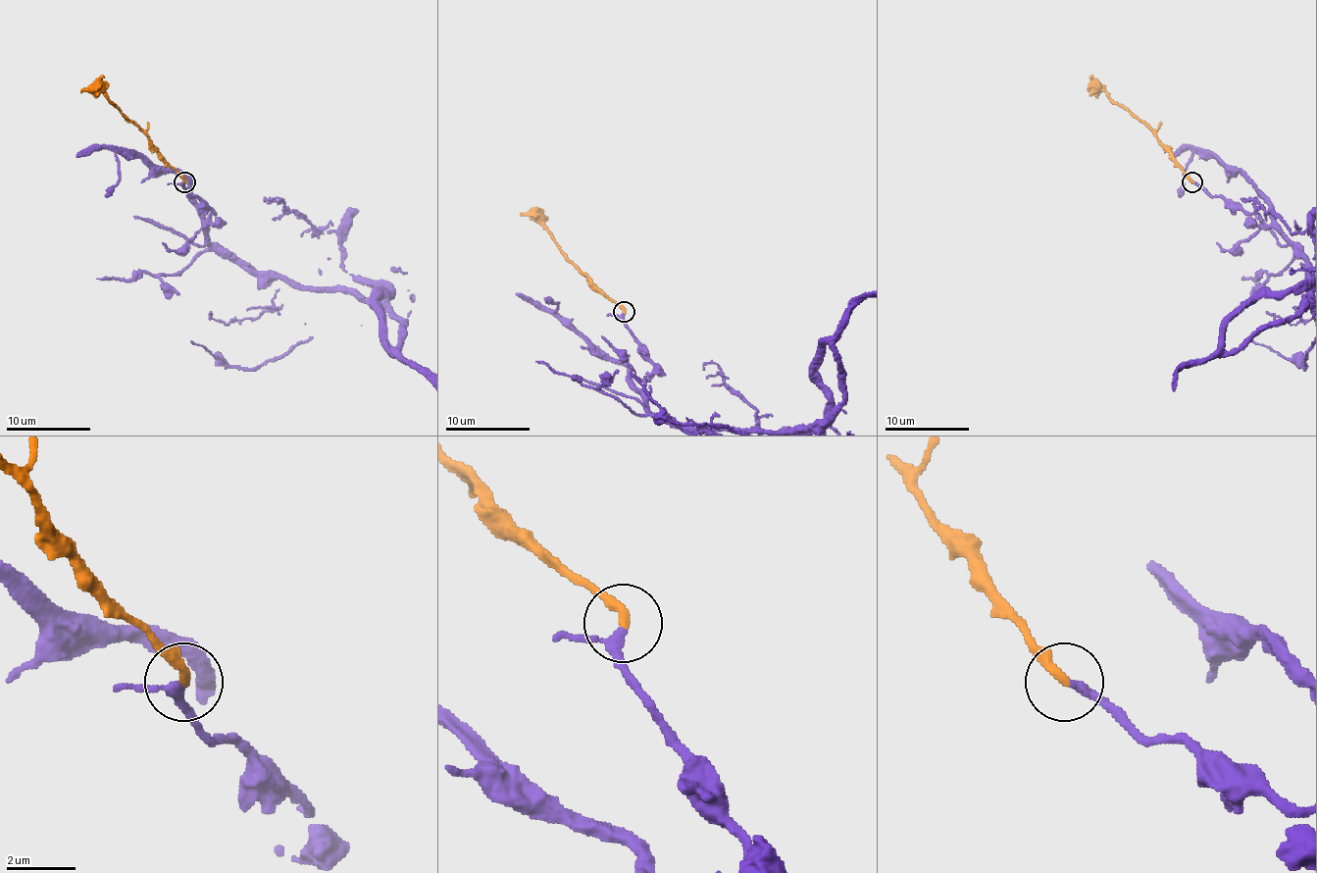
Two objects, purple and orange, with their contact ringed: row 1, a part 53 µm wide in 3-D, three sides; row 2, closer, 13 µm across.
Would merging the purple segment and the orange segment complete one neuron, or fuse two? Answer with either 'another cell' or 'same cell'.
same cell

